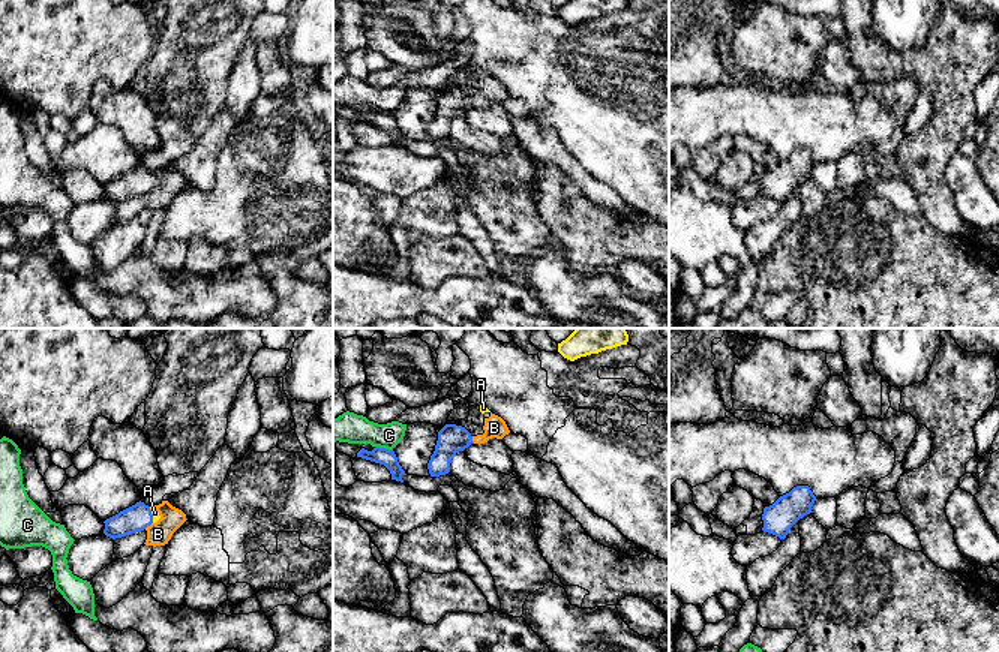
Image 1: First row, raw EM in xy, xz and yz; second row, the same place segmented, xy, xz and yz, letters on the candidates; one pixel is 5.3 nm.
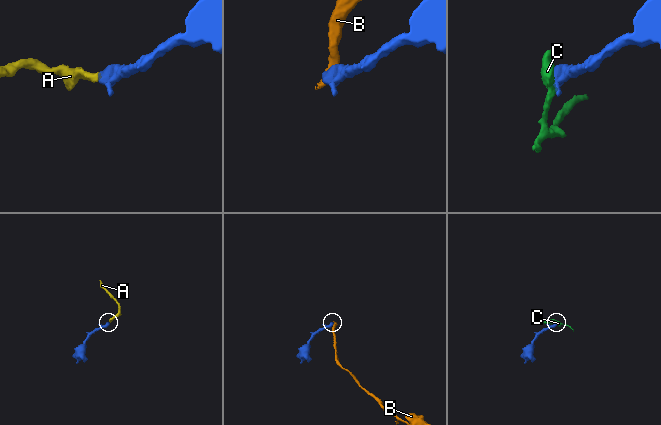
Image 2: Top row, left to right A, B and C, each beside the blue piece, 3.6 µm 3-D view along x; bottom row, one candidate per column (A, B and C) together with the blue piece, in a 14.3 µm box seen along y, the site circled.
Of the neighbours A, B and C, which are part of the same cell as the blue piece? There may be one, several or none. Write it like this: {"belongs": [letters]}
{"belongs": ["A"]}

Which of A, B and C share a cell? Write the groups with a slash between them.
A / B / C

